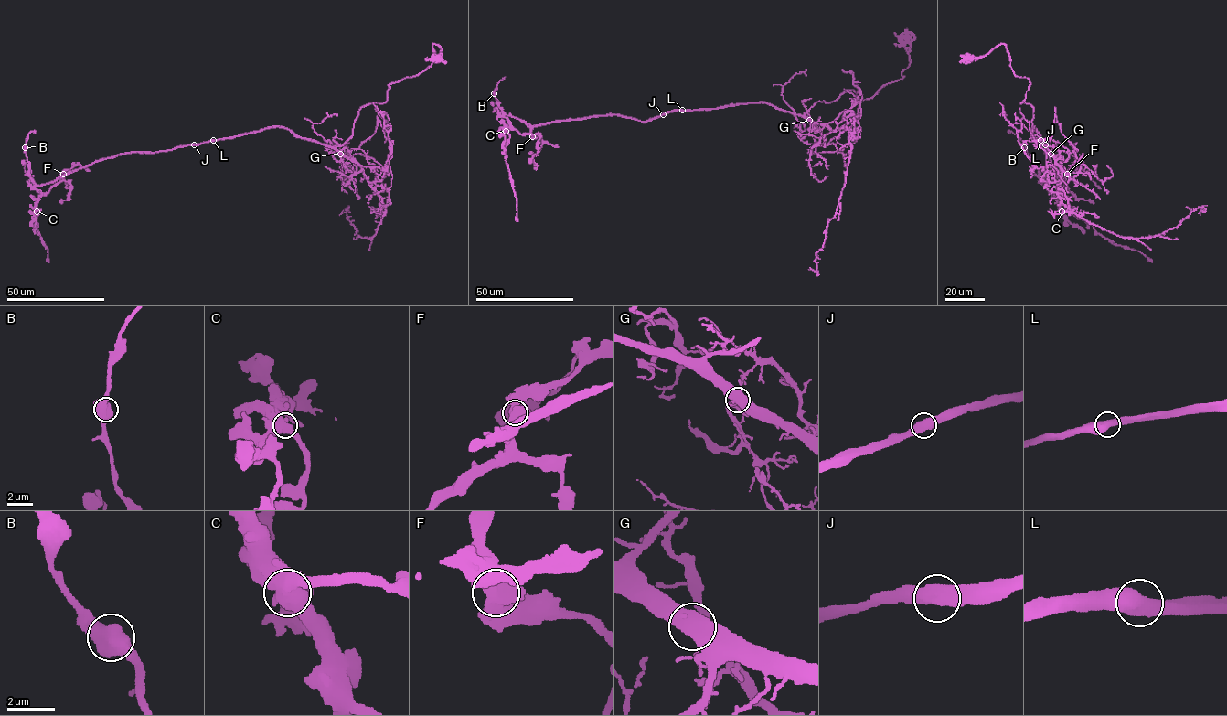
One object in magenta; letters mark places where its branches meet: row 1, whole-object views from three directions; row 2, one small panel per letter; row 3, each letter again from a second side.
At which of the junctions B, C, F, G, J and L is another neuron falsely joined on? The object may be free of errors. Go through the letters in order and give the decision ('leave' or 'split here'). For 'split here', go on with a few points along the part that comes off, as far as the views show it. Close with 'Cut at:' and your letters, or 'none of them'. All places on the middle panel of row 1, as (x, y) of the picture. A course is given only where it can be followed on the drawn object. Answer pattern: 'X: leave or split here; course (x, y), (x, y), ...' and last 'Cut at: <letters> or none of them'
B: leave
C: leave
F: leave
G: leave
J: leave
L: leave
Cut at: none of them

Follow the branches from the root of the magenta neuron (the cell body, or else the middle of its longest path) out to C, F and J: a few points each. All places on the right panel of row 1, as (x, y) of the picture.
C: (967, 58), (1004, 44), (1014, 73), (1030, 81), (1020, 102), (1064, 179), (1061, 211)
F: (967, 58), (1005, 45), (1030, 81), (1031, 139), (1046, 146), (1034, 127), (1066, 174)
J: (967, 58), (1005, 45), (1045, 144)

